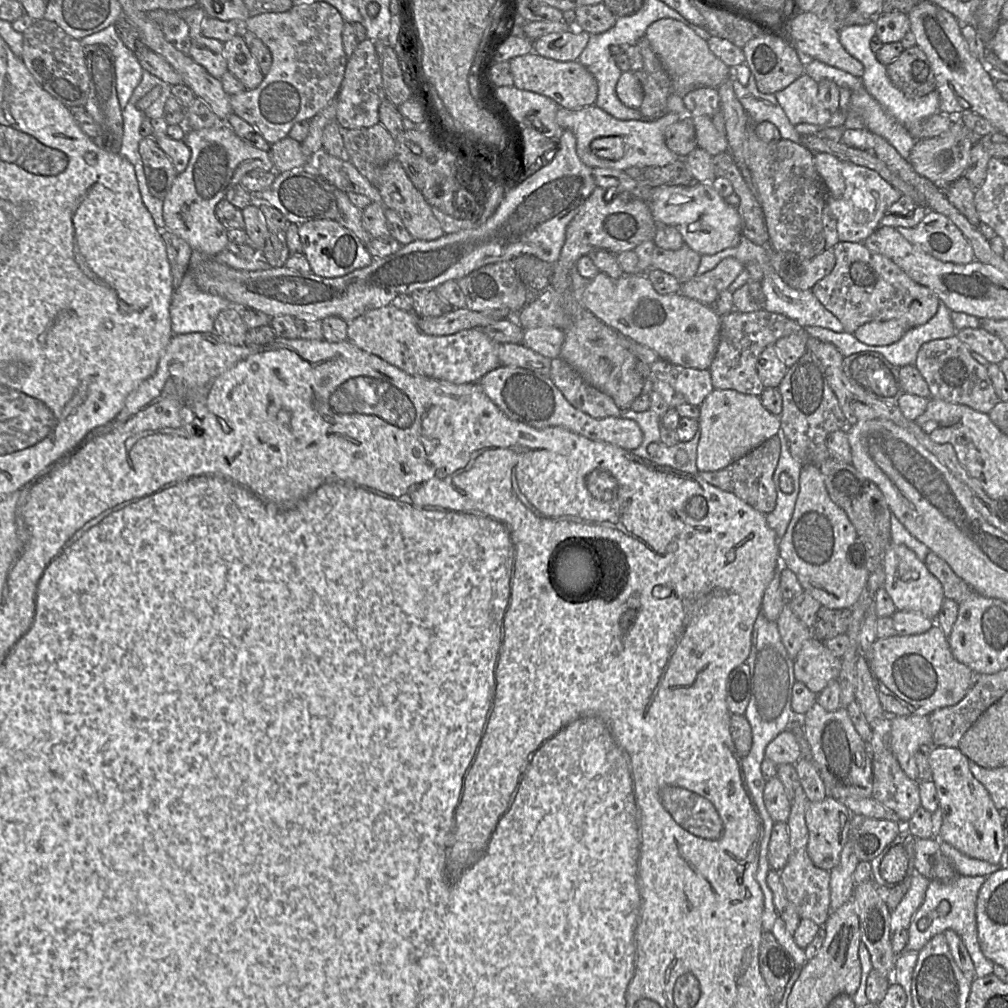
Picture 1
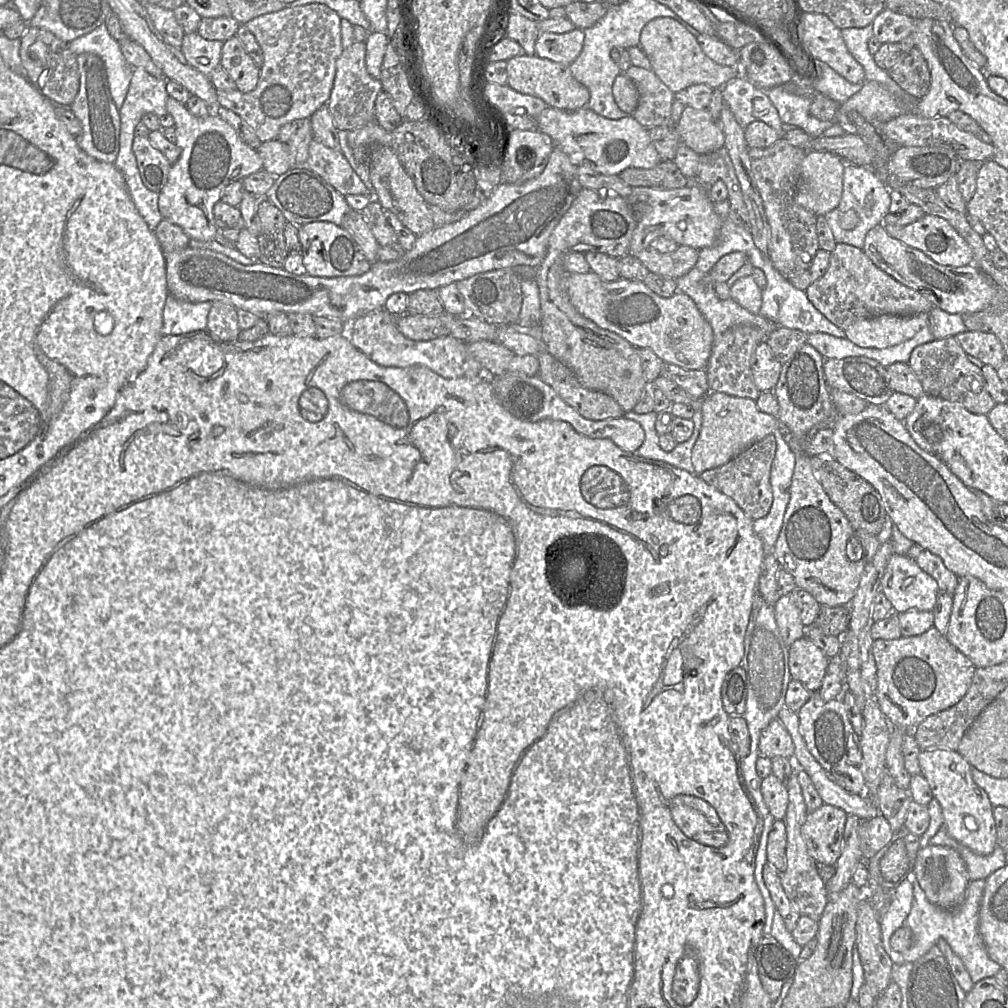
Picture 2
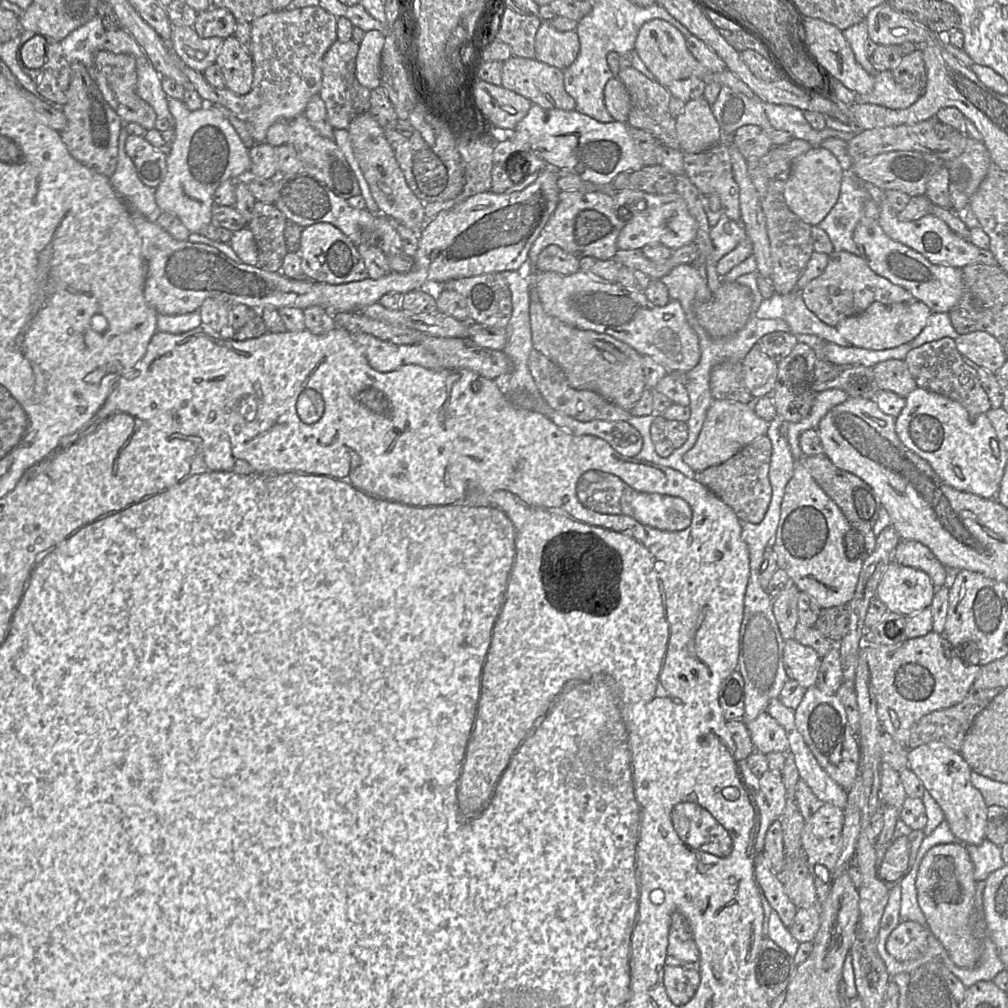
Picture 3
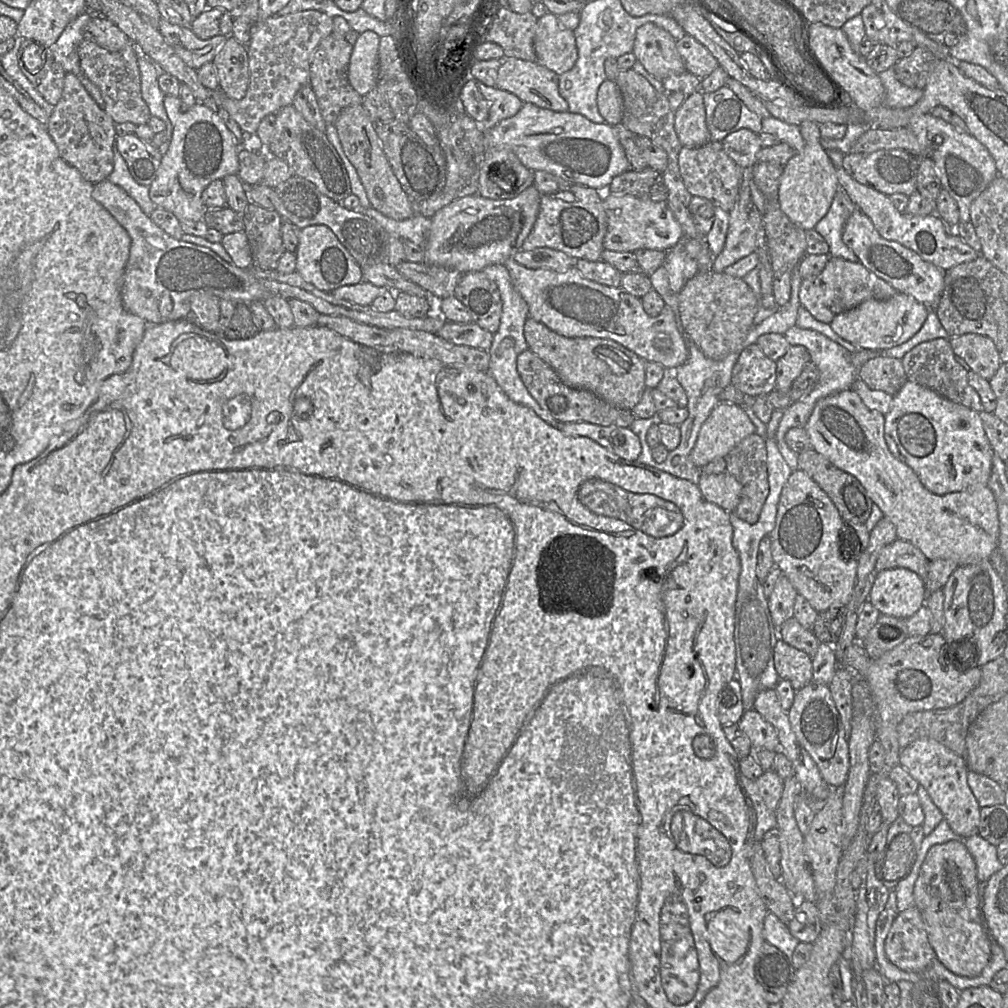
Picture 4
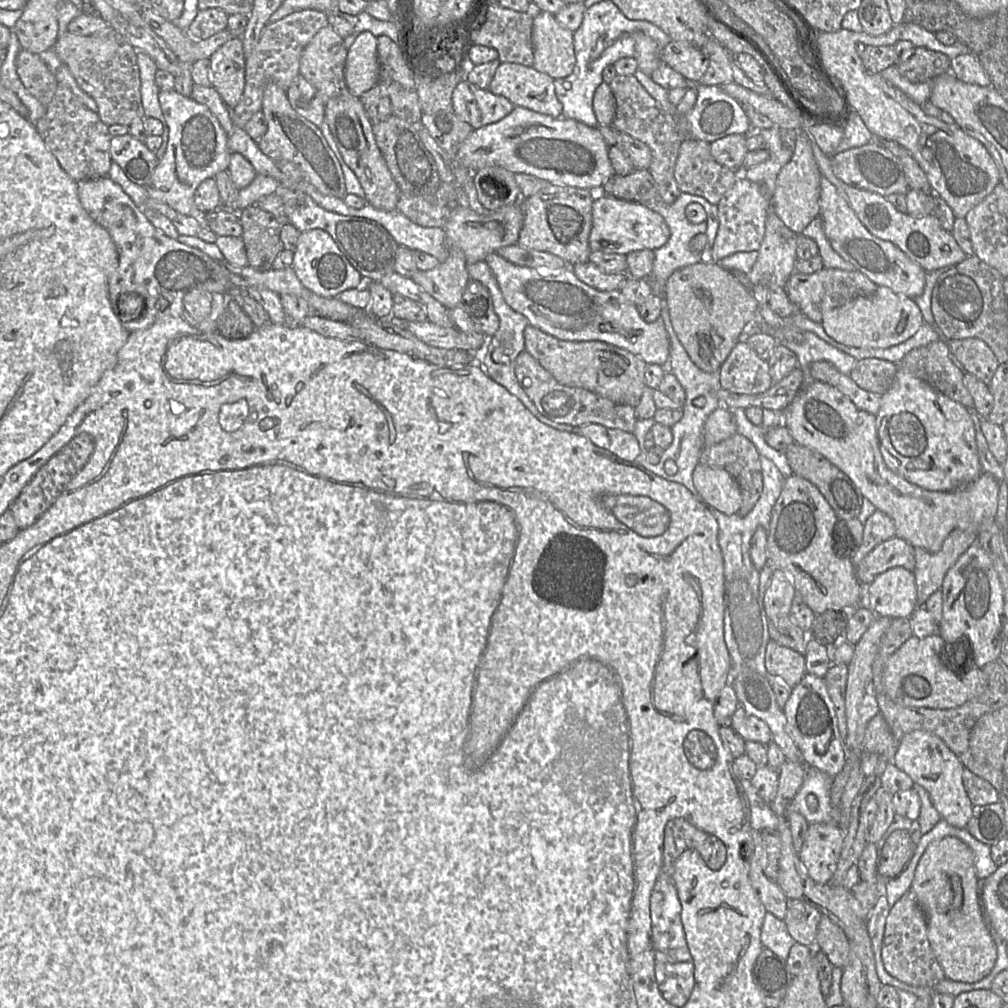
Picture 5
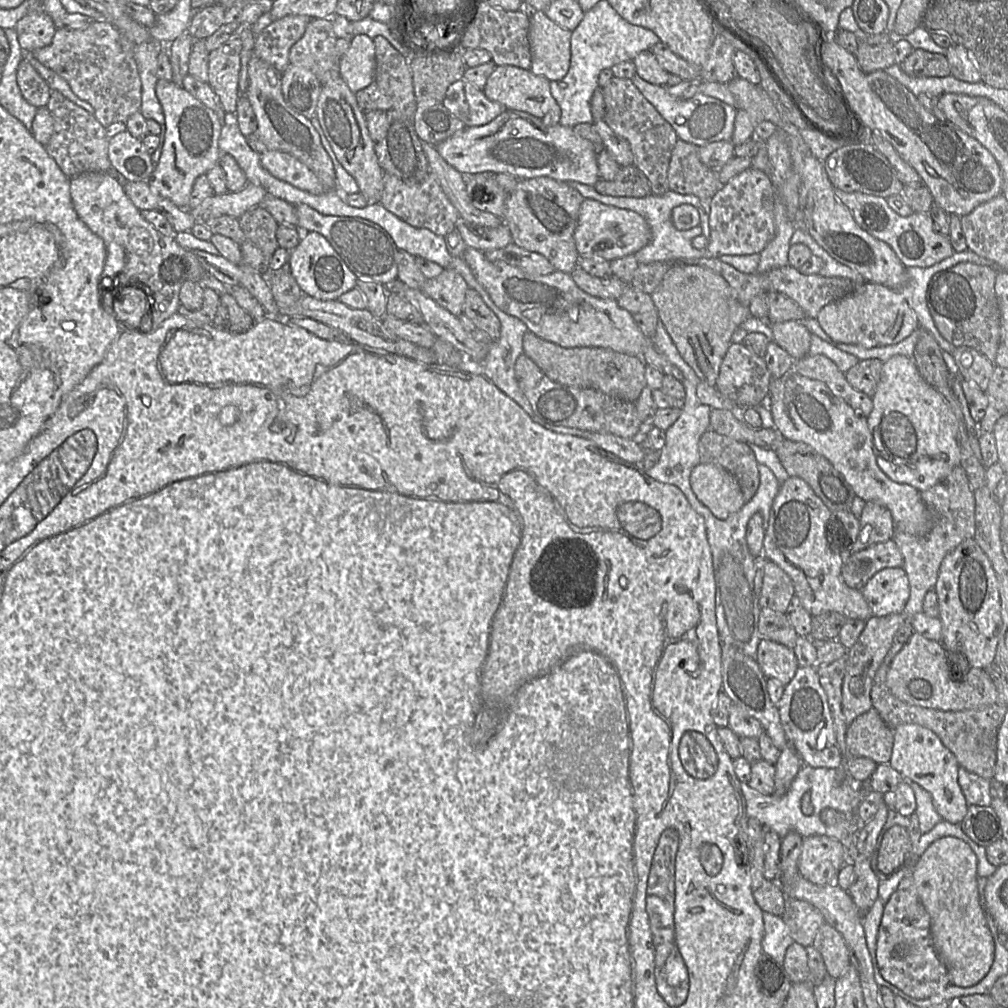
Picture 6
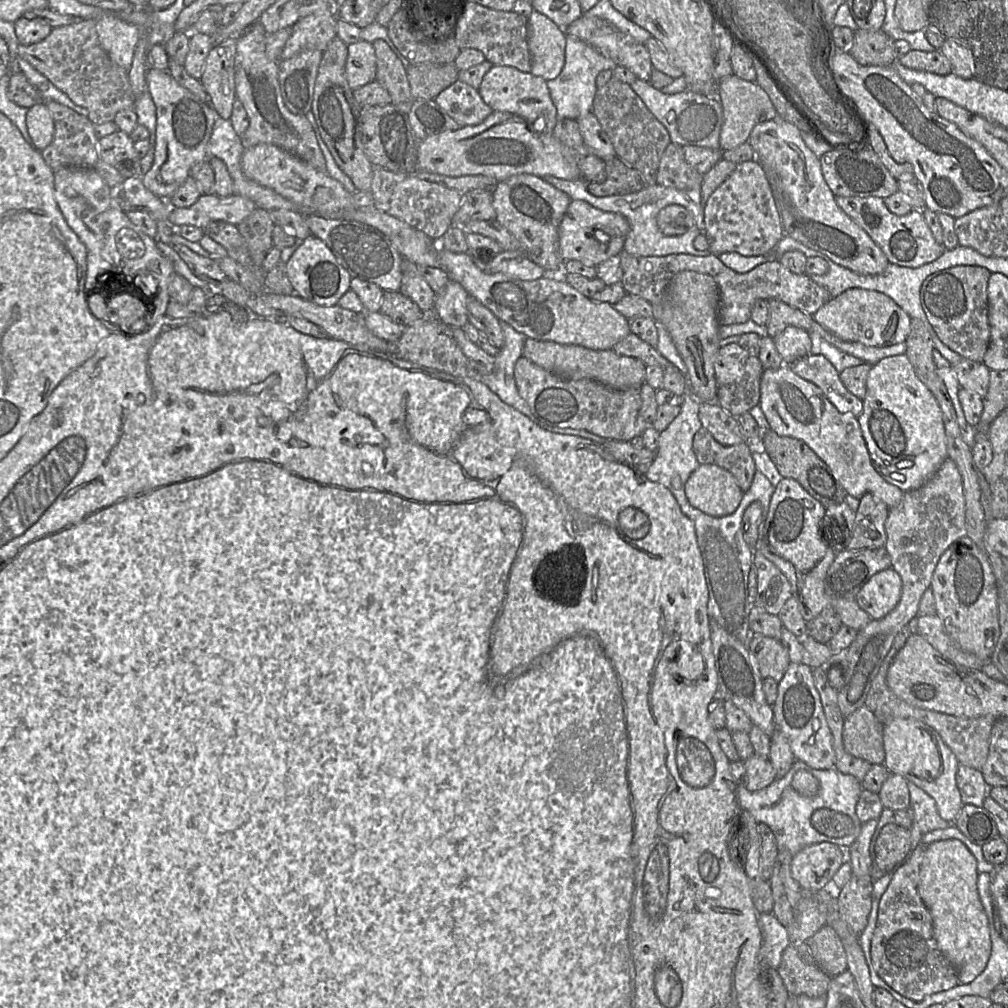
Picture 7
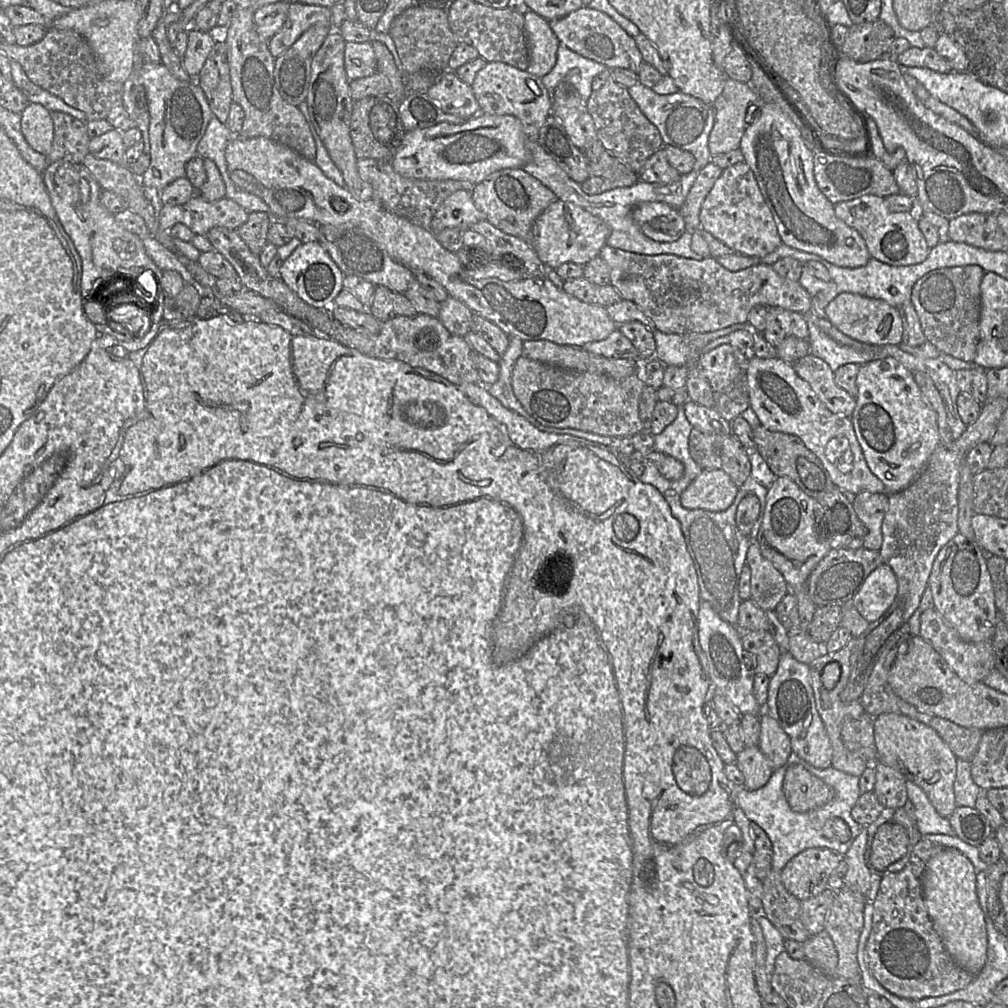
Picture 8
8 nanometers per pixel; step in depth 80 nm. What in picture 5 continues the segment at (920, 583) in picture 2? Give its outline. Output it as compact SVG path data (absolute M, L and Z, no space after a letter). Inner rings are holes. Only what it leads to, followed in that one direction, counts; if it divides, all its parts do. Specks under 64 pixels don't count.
M893 567L864 588L865 605L876 616L909 618L918 607L915 576L904 567Z

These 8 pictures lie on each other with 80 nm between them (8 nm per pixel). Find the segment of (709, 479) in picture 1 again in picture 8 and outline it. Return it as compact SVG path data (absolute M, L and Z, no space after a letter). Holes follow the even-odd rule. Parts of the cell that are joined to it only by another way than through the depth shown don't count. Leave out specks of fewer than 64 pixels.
M692 428L689 452L703 470L722 470L737 487L751 475L749 453L732 434L708 434Z

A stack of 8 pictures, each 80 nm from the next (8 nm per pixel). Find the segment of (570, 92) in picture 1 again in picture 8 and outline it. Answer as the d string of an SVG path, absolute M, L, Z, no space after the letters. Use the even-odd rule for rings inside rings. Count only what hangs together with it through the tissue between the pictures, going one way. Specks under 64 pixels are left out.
M488 62L477 72L471 89L481 113L516 117L529 140L536 141L539 129L551 114L551 98L541 78L504 62Z

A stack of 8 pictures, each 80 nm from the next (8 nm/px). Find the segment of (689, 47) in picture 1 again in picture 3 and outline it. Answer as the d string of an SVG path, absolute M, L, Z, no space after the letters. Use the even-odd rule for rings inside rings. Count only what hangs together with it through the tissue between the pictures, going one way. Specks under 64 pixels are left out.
M652 19L645 22L637 34L634 51L636 51L650 73L654 75L656 81L664 87L675 80L697 77L705 83L718 82L722 86L727 86L732 91L744 94L748 98L758 98L741 79L728 69L721 72L711 72L701 65L688 50L683 34L665 20Z

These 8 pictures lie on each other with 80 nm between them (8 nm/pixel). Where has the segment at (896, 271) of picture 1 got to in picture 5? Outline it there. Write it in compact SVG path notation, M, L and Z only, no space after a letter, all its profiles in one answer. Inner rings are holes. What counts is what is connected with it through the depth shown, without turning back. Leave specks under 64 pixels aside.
M822 268L812 274L794 272L784 286L797 311L820 324L826 312L841 307L856 297L872 295L877 288L877 284L856 269L846 271L836 268Z

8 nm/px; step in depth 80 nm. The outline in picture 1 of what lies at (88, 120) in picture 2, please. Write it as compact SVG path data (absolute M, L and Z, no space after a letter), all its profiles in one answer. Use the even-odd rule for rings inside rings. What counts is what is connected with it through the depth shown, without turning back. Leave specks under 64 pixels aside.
M93 44L84 47L84 55L89 74L89 94L84 108L98 126L98 134L92 138L93 142L107 152L118 153L122 142L123 119L117 97L116 74L112 51L105 45Z

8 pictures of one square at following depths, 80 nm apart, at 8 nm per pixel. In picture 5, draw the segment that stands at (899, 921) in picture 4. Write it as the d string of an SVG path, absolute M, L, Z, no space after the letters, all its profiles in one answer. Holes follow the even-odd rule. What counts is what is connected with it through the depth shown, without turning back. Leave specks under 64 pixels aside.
M911 891L903 895L890 908L886 919L881 956L886 971L908 985L934 987L946 978L928 939L925 914Z

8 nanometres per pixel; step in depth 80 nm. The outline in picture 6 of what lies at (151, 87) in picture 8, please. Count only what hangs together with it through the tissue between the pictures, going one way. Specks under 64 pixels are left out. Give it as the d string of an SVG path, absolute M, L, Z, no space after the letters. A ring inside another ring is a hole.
M159 79L156 96L165 117L162 153L148 184L159 196L187 209L195 180L219 163L219 138L223 126L215 112L173 81Z

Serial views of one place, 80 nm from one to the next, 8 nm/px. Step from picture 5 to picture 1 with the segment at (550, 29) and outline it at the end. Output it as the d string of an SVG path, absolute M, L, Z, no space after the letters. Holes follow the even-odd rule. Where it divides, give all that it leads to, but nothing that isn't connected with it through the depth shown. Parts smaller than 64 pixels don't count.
M569 28L564 32L554 32L533 40L533 51L553 60L576 61L587 45L590 34L578 28Z

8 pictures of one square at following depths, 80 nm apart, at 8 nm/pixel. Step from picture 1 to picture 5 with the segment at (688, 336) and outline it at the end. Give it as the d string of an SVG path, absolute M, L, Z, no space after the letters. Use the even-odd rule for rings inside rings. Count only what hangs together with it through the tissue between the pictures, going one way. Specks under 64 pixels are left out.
M496 253L487 255L484 262L494 274L504 301L514 311L524 315L531 326L564 341L600 341L629 351L641 358L646 364L666 366L670 354L670 341L664 320L658 317L654 322L645 322L638 307L627 301L620 290L599 291L580 281L566 267L560 270L548 271L517 266Z

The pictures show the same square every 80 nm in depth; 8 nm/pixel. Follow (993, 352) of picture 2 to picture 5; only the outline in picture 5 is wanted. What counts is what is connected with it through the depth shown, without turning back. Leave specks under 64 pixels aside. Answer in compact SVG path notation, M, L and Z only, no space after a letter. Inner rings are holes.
M965 338L945 341L950 353L962 363L964 372L973 374L987 385L990 383L1000 363L983 340Z

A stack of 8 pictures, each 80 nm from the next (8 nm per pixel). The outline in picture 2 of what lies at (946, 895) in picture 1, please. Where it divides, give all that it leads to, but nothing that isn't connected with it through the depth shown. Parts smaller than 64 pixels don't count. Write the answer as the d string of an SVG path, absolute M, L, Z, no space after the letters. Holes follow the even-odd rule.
M913 876L913 903L905 920L914 933L914 944L904 952L888 950L888 955L894 964L914 963L936 945L940 939L945 939L956 955L960 957L973 983L987 977L994 977L1002 968L988 955L979 932L979 911L985 888L985 880L971 880L966 888L962 903L950 910L940 908L928 901L924 891Z

